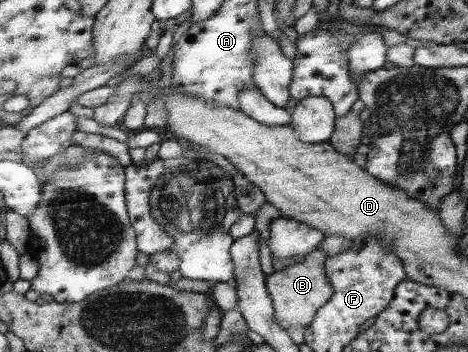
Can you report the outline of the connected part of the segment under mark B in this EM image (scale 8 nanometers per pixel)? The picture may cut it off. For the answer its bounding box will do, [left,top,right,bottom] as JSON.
[265,244,333,331]

